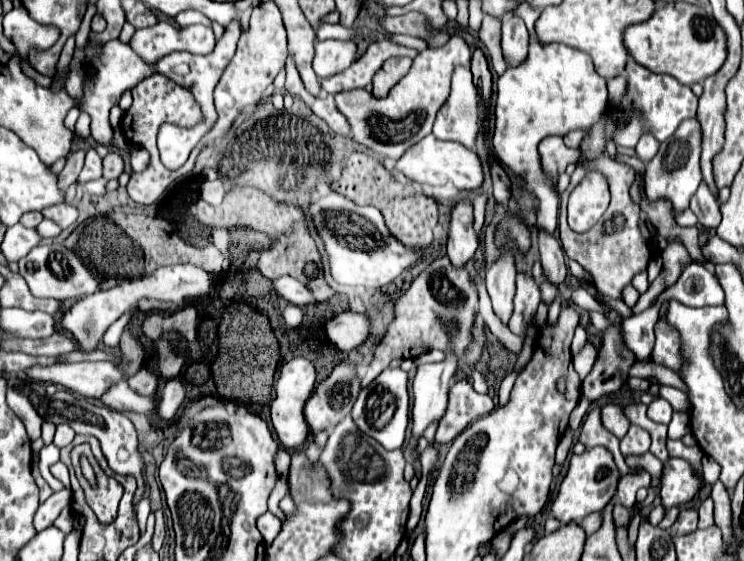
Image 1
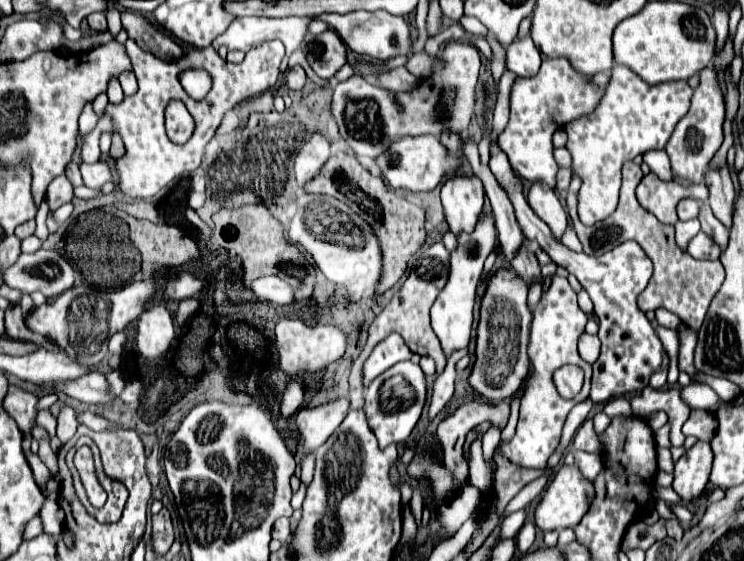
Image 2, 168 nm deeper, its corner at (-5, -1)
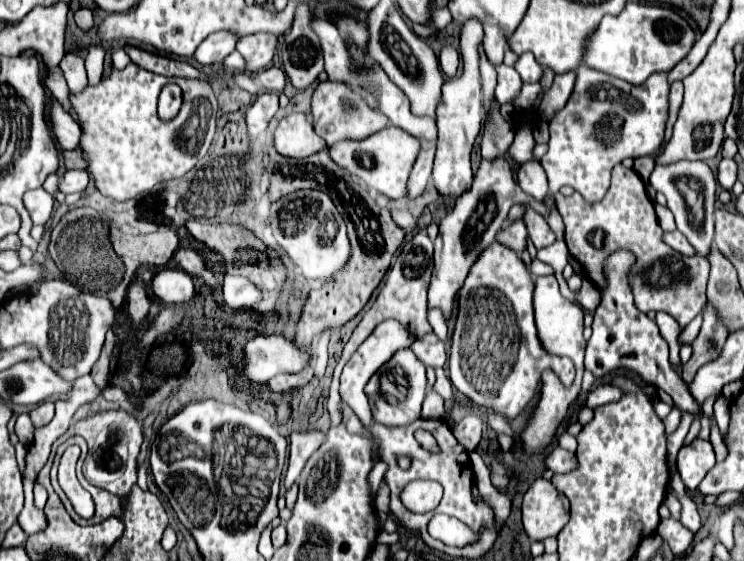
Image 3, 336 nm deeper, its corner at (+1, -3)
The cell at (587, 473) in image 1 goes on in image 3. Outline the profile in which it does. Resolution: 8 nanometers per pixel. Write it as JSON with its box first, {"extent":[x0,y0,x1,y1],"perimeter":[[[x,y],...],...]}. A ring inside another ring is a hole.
{"extent":[522,478,568,542],"perimeter":[[[538,478],[524,494],[522,522],[532,542],[542,542],[556,536],[568,522],[566,498],[552,486],[550,480]]]}

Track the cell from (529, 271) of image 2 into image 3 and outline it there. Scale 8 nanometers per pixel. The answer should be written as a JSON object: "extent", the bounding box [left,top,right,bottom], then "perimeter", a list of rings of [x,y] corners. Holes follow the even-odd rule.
{"extent":[496,218,526,252],"perimeter":[[[518,218],[514,222],[510,222],[508,226],[500,228],[500,232],[496,234],[496,240],[516,252],[522,252],[526,248],[526,226],[524,220]]]}

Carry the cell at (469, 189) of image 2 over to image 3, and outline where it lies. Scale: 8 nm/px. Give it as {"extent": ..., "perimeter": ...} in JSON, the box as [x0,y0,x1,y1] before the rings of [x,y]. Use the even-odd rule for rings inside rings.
{"extent":[434,20,484,196],"perimeter":[[[466,20],[460,32],[460,56],[462,56],[462,76],[458,80],[448,80],[442,88],[442,102],[438,104],[438,140],[436,140],[436,160],[434,160],[434,186],[442,196],[460,196],[472,184],[470,152],[474,140],[482,128],[482,84],[480,84],[480,44],[484,38],[484,28],[478,20]]]}

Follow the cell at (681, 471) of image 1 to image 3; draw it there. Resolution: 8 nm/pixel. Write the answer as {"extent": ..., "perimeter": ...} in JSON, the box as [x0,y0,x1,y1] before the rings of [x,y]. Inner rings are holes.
{"extent":[676,438,716,492],"perimeter":[[[700,438],[690,442],[688,446],[682,446],[676,462],[678,472],[690,492],[698,488],[698,484],[714,464],[716,460],[714,460],[714,450],[710,440],[700,440]]]}

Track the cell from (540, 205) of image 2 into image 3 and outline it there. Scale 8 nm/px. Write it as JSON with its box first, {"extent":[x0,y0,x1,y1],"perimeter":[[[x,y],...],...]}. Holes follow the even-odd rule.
{"extent":[518,160,548,202],"perimeter":[[[528,160],[528,164],[518,166],[518,184],[524,192],[532,194],[540,202],[548,194],[546,172],[538,160]]]}

